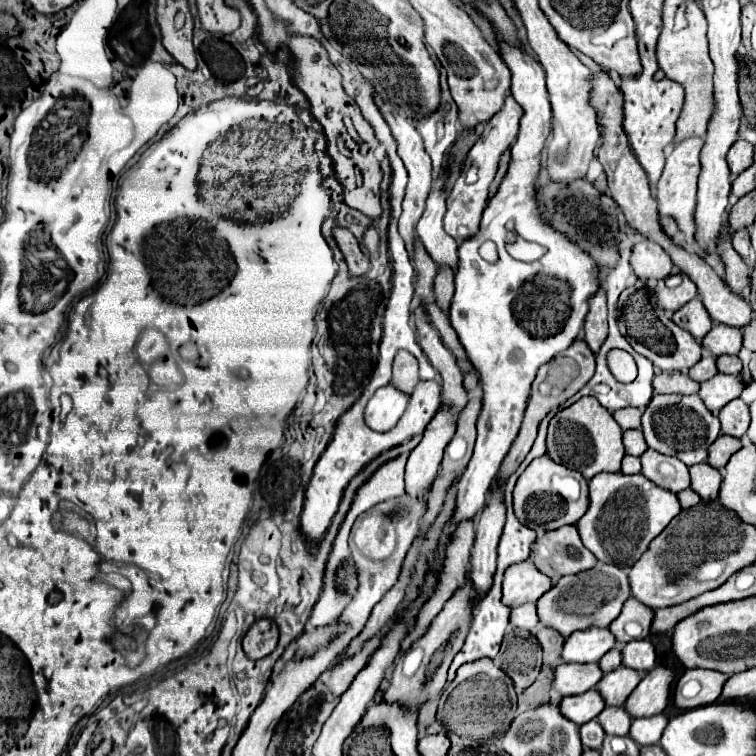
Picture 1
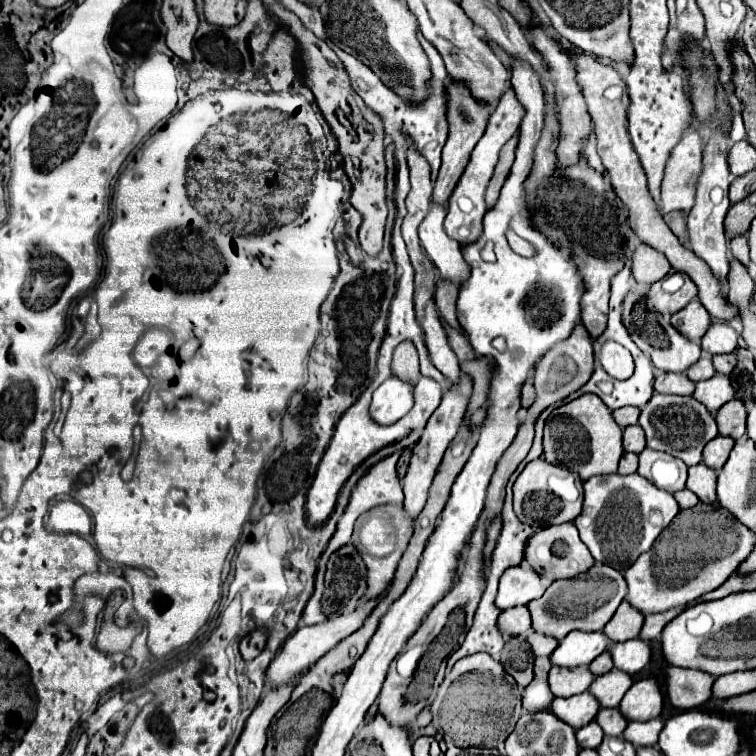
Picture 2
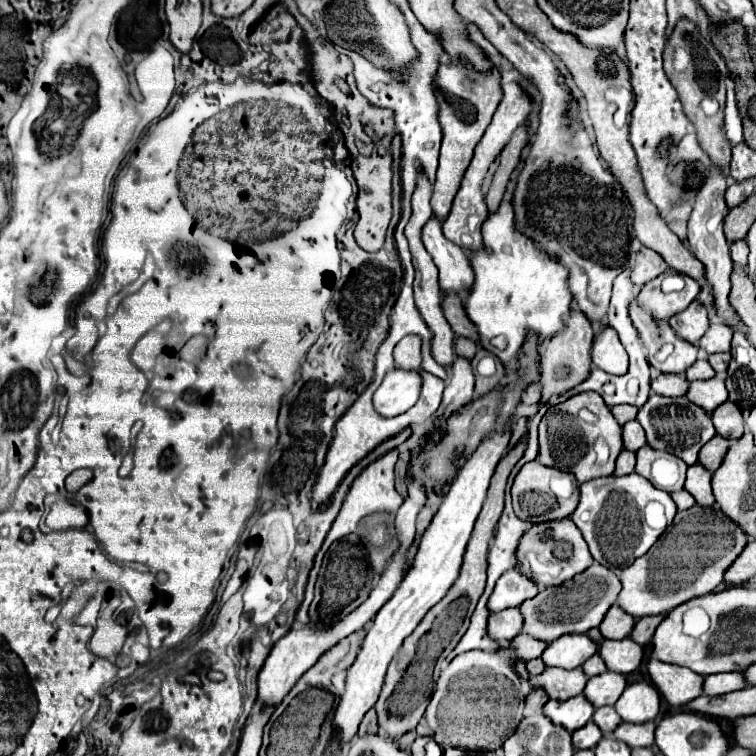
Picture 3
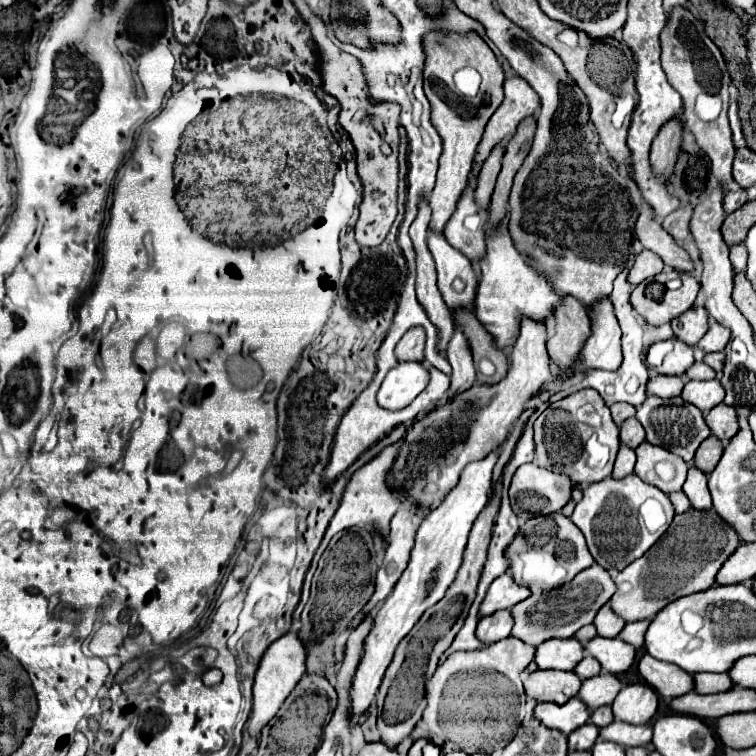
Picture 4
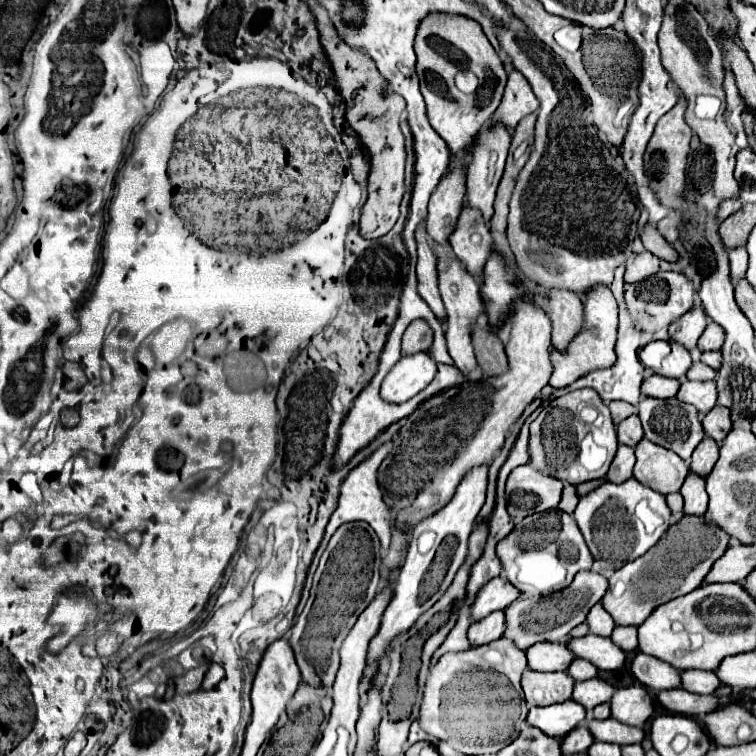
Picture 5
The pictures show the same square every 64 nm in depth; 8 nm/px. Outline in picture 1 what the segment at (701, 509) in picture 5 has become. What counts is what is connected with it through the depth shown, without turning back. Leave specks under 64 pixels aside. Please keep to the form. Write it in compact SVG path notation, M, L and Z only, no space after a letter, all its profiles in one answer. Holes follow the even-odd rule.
M696 464L690 468L690 488L702 498L702 500L716 500L718 498L718 488L720 488L720 472L712 468L710 464Z

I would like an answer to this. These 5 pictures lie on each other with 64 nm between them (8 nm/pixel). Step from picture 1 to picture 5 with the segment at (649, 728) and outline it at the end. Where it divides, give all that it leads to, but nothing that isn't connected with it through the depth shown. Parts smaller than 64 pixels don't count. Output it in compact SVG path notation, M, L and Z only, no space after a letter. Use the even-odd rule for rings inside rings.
M588 716L584 720L584 724L588 726L588 730L594 736L594 740L600 740L600 742L612 742L612 744L624 746L624 744L638 744L644 738L644 730L642 728L620 724L614 718L598 720L598 718Z

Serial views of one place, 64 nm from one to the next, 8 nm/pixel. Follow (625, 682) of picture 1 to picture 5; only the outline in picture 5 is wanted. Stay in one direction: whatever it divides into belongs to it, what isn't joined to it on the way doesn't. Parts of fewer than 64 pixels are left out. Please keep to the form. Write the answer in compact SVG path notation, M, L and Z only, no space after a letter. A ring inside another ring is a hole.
M590 678L574 684L572 700L582 704L586 710L592 710L600 702L608 702L612 698L612 686L600 678Z

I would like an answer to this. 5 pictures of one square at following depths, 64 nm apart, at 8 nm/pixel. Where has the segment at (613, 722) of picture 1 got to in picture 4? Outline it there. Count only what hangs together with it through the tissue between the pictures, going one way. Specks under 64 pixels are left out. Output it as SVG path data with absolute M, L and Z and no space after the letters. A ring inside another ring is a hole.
M600 706L600 708L596 708L596 710L592 712L590 720L592 720L592 724L596 724L596 726L606 726L606 724L610 724L610 722L614 720L612 708L610 708L610 706Z

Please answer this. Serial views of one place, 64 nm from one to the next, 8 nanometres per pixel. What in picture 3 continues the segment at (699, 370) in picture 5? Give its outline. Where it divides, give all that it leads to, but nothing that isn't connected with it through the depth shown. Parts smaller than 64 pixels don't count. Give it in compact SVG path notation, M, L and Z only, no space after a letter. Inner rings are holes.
M700 354L698 360L686 370L686 378L692 382L692 380L708 380L712 378L716 372L712 370L712 366L708 364L706 360L706 354Z

